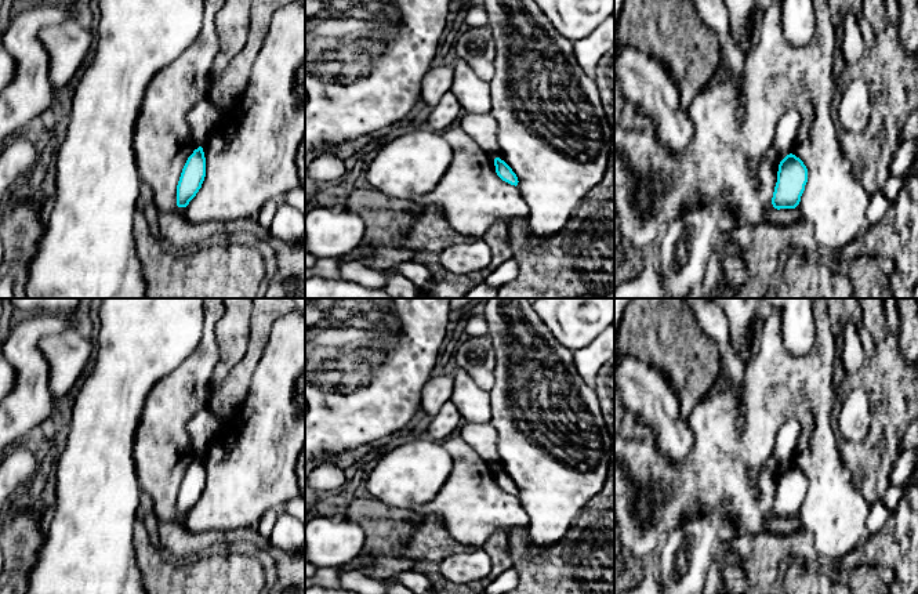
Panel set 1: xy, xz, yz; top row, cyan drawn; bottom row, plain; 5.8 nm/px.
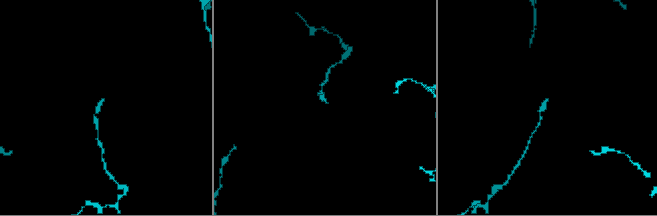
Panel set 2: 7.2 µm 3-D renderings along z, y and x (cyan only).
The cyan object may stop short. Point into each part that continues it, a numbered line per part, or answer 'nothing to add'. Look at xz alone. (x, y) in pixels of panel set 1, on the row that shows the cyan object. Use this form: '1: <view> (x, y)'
nothing to add

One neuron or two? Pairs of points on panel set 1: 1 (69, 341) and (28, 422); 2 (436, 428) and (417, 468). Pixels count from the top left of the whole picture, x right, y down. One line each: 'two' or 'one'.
1: two
2: two

